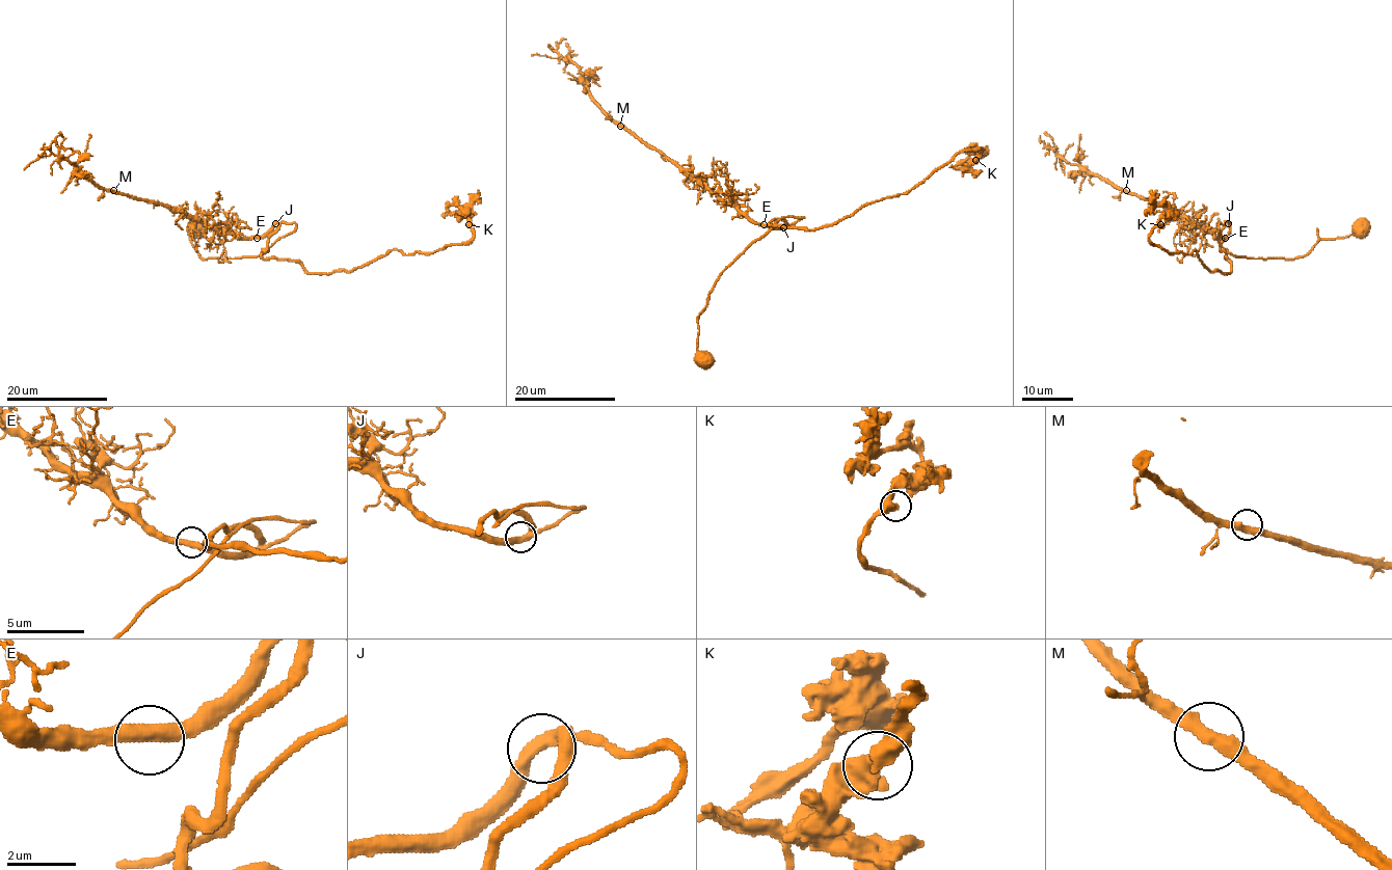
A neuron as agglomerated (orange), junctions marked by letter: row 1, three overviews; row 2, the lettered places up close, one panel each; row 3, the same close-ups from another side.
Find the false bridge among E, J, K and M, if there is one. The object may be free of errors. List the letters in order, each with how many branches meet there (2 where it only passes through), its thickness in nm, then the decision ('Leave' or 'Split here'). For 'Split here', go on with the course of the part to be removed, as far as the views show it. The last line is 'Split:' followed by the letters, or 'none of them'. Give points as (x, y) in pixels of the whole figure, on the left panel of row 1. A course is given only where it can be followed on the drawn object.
E: Branches: 2. Thickness 400 nm. Leave
J: Branches: 2. Thickness 420 nm. Leave
K: Branches: 2. Thickness 440 nm. Leave
M: Branches: 2. Thickness 440 nm. Leave
Split: none of them

